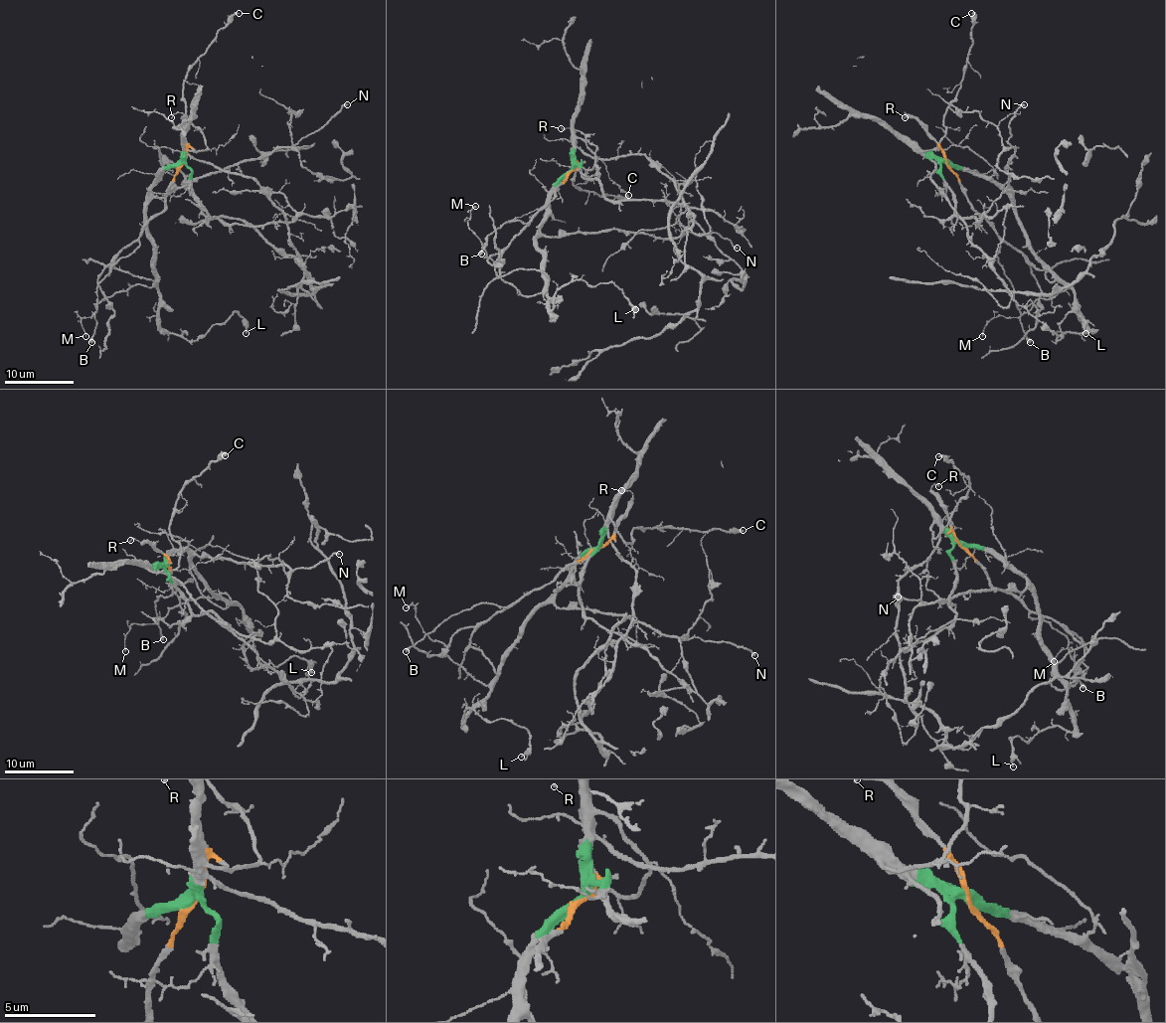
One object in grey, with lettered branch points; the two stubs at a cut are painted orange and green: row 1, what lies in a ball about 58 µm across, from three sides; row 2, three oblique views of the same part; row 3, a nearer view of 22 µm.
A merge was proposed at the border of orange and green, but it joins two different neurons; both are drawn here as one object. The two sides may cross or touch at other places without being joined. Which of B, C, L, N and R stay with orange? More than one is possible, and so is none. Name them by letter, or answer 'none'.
B, R

